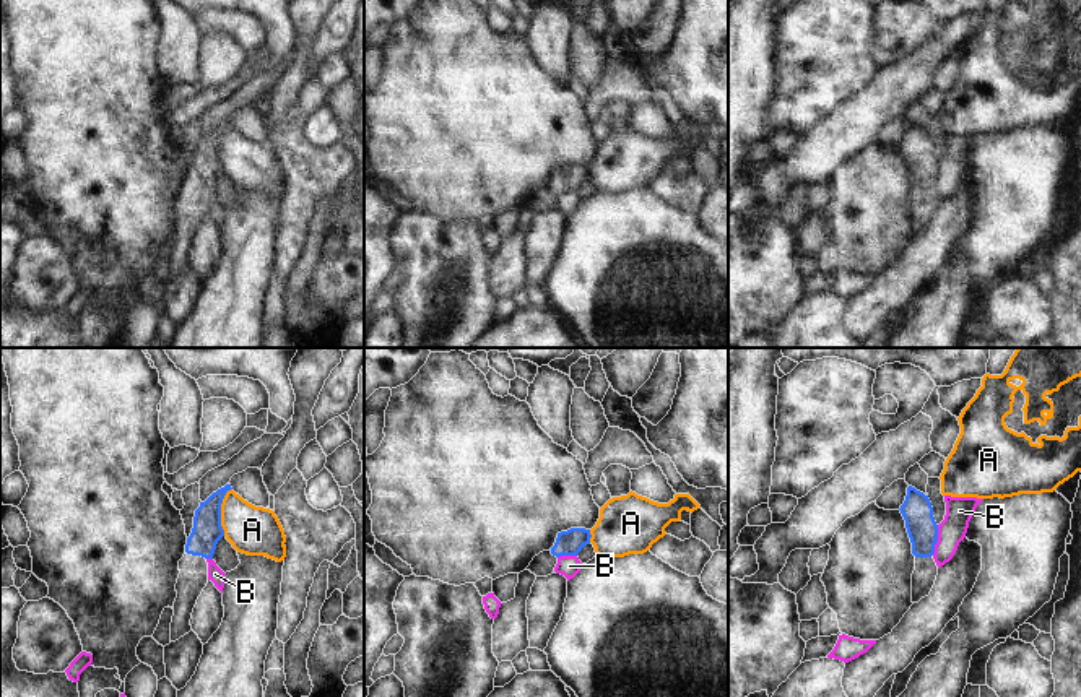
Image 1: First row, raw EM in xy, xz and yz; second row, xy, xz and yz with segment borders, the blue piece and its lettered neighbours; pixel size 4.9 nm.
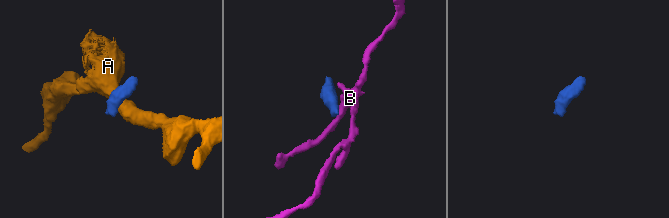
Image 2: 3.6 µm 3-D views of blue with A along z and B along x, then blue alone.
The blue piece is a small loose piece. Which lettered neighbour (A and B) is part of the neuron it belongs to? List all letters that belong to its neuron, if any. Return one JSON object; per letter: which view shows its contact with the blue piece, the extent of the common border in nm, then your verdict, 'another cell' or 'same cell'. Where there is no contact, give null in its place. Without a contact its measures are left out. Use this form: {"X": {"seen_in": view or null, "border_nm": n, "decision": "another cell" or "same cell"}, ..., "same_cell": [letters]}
{"A": {"seen_in": "xy", "border_nm": 240, "decision": "another cell"}, "B": {"seen_in": "yz", "border_nm": 160, "decision": "another cell"}, "same_cell": []}

